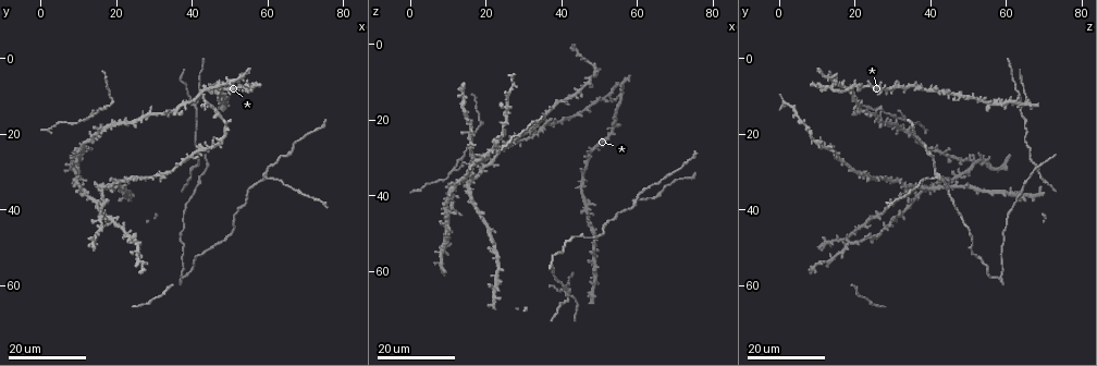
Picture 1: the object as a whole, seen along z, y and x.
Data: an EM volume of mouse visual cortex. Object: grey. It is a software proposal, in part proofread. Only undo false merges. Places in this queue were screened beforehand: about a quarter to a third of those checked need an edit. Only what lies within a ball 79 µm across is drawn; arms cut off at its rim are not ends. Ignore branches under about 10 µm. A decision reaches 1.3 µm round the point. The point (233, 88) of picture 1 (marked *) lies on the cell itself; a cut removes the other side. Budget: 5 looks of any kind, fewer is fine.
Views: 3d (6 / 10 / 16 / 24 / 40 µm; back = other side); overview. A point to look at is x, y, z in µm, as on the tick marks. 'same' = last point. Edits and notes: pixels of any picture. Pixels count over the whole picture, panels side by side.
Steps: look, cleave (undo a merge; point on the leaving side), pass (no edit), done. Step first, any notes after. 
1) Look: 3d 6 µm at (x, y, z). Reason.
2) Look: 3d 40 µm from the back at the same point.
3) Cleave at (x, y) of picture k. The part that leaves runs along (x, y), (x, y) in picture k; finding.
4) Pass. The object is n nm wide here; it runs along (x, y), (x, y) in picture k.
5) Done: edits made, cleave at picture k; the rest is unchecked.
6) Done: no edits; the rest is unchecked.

Look: 3d 16 µm at (49.5, 12.0, 57.0). Four-way junction.

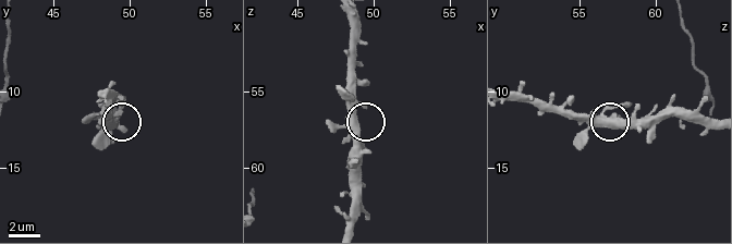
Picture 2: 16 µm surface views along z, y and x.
Look: 3d 6 µm at (49.0, 12.0, 57.6).

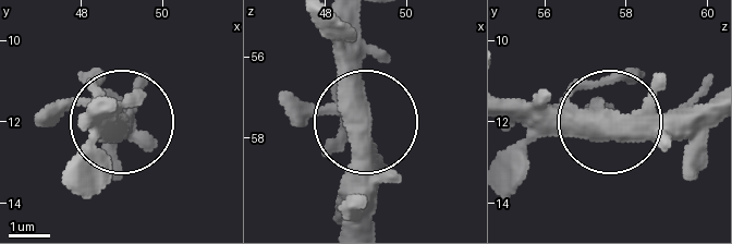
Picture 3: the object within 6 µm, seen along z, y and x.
Pass. It runs along (511, 97), (614, 118), (708, 118) in picture 3; one cell here.

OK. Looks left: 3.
Look: 3d 24 µm at (59.0, 31.5, 41.0). Small branch off a trunk.

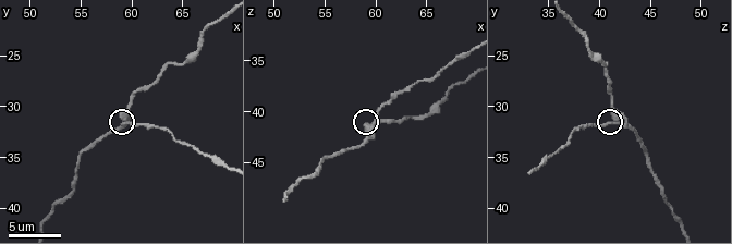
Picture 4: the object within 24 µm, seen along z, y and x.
Look: 3d 6 µm at (59.2, 31.2, 41.6). Closer look.

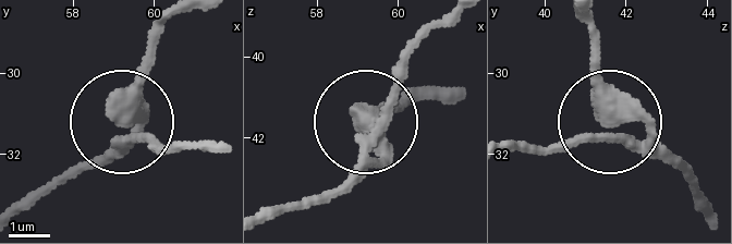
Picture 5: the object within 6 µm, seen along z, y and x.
Pass. The object is 380 nm wide here; it runs along (707, 215), (661, 149), (613, 124), (588, 138), (509, 149) in picture 5; continuous, no second cell.

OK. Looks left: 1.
Done: no edits; the rest is unchecked.

